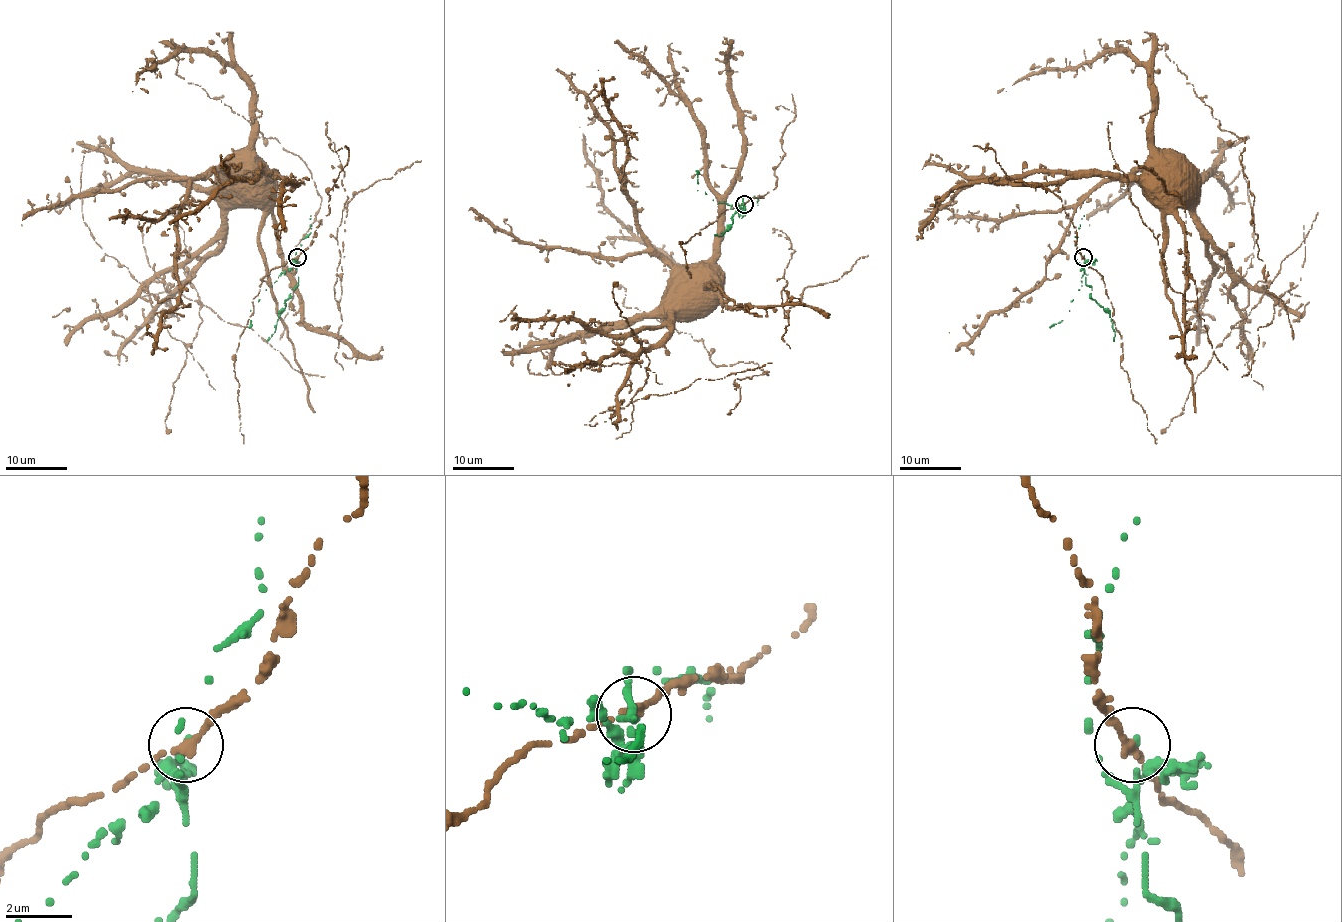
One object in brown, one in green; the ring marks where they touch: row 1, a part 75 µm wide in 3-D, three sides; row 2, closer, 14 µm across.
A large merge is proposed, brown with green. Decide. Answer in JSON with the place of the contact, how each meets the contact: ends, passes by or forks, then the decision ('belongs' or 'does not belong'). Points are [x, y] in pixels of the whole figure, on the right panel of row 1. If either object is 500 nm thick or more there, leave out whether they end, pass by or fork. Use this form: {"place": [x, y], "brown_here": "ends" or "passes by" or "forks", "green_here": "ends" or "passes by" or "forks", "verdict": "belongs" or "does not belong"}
{"place": [1083, 257], "brown_here": "passes by", "green_here": "passes by", "verdict": "does not belong"}

